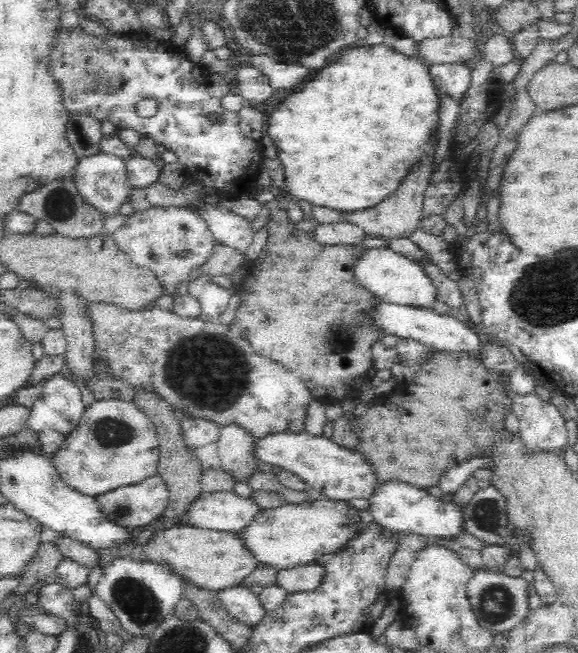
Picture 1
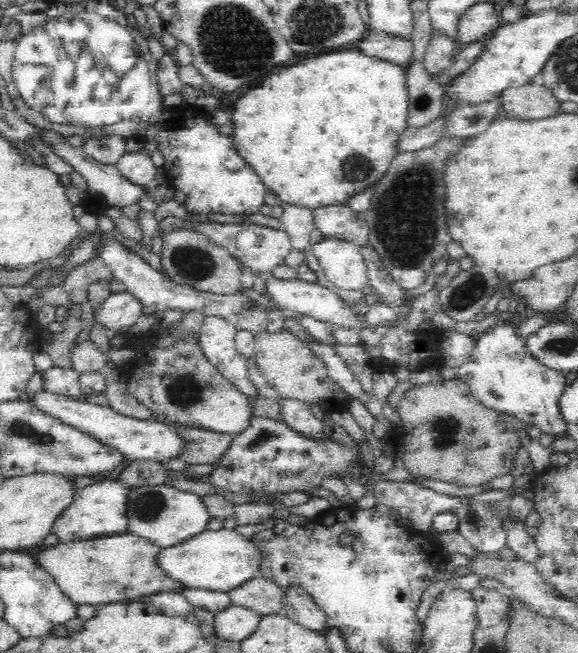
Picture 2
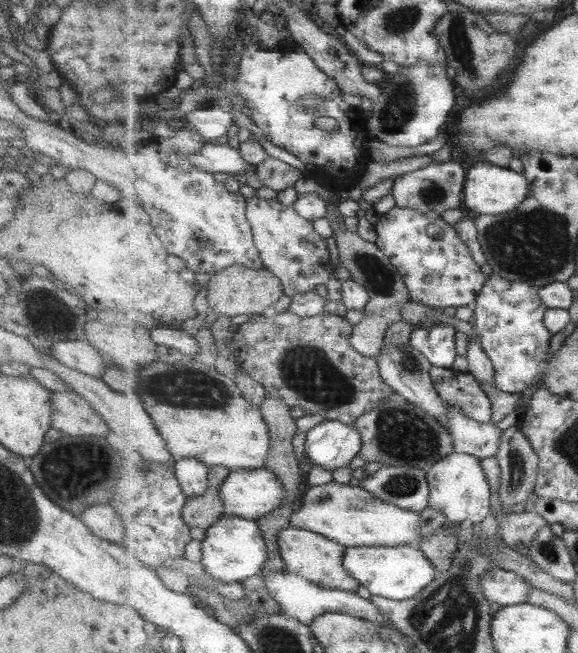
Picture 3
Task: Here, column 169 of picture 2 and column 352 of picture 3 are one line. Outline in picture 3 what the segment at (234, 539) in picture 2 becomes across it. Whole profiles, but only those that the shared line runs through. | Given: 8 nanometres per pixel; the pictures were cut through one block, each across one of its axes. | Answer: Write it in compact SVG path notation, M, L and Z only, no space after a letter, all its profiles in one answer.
M359 546L346 548L344 558L345 569L349 575L368 588L371 594L384 596L393 600L409 600L429 587L437 576L437 568L432 560L418 546Z

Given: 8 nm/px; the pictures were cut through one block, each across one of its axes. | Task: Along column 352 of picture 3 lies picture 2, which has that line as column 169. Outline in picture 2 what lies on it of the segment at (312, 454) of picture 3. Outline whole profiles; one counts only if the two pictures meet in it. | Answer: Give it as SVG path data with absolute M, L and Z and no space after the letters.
M46 390L28 398L40 409L48 411L50 415L78 428L82 433L88 434L93 439L102 442L108 447L116 449L128 460L148 460L166 464L168 460L176 460L180 454L184 454L189 442L177 432L175 426L161 423L160 421L146 422L124 416L116 412L112 407L92 404L88 401L72 400L66 396L52 394Z

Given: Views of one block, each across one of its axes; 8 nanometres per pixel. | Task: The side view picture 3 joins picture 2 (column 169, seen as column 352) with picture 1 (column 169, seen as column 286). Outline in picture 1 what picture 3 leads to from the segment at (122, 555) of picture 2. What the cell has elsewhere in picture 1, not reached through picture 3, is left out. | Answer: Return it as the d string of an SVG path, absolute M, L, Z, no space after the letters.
M184 523L168 528L162 534L150 538L147 543L143 540L140 542L146 558L168 566L174 574L184 575L191 581L191 584L210 591L220 592L241 586L242 581L256 570L259 563L239 534L200 528L192 524Z

